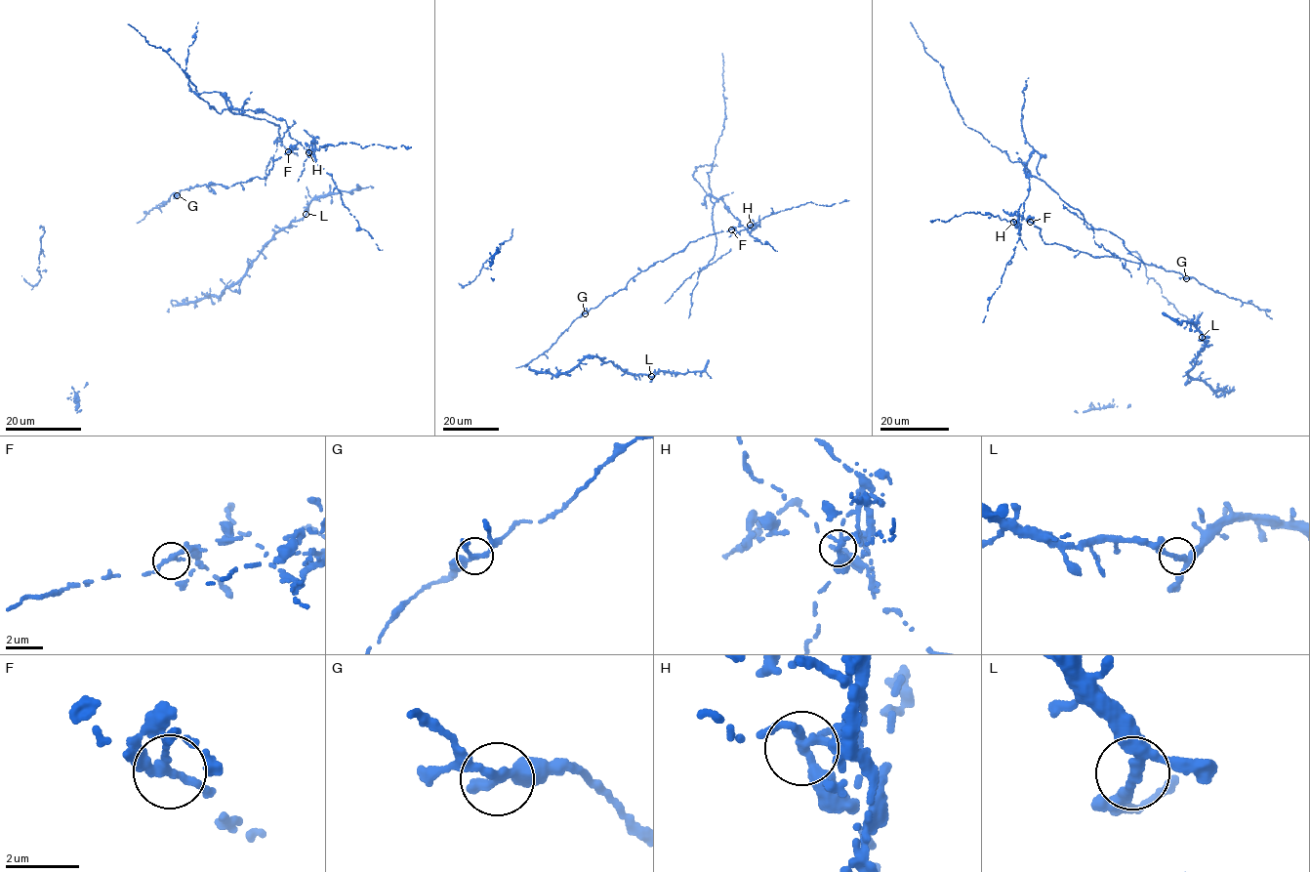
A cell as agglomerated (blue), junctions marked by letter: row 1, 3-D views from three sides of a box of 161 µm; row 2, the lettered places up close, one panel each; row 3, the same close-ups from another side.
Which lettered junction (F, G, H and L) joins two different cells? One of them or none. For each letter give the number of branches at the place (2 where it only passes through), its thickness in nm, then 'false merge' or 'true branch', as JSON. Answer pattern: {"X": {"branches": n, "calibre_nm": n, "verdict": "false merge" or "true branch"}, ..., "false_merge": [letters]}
{"F": {"branches": 2, "calibre_nm": 280, "verdict": "true branch"}, "G": {"branches": 2, "calibre_nm": 320, "verdict": "true branch"}, "H": {"branches": 2, "calibre_nm": 320, "verdict": "false merge"}, "L": {"branches": 2, "calibre_nm": 280, "verdict": "true branch"}, "false_merge": ["H"]}

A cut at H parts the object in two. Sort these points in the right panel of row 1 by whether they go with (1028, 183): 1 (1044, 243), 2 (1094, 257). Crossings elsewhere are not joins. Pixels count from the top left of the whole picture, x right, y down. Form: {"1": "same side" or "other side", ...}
{"1": "other side", "2": "other side"}

